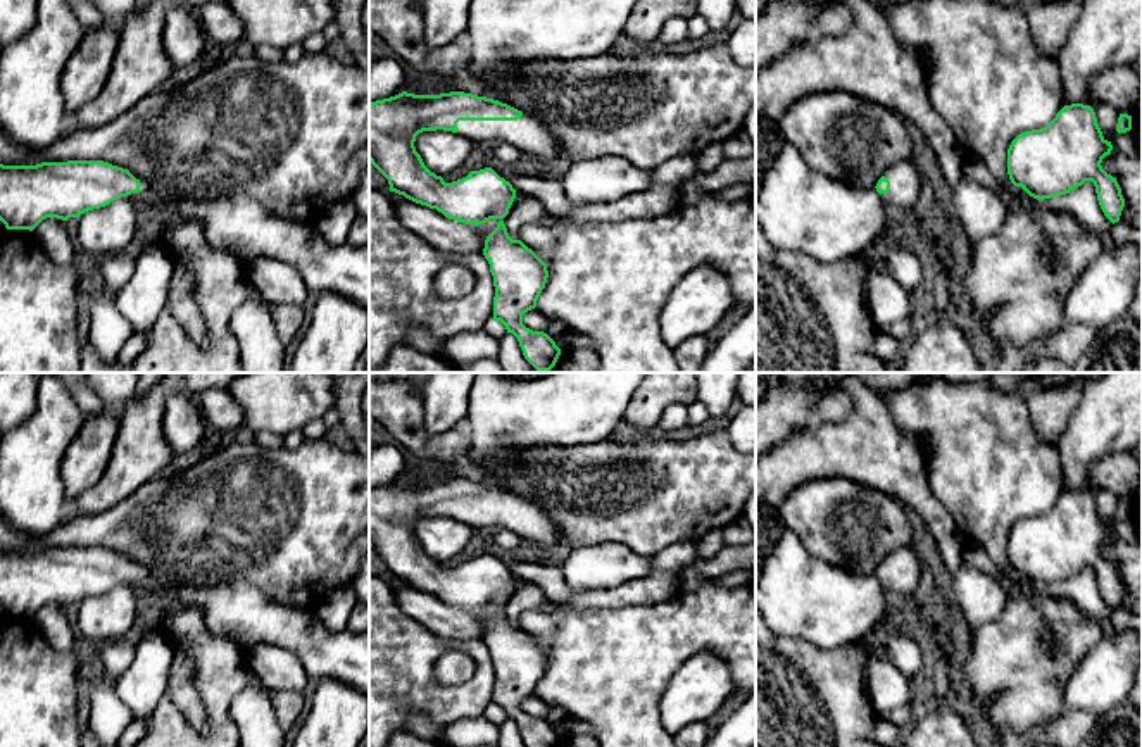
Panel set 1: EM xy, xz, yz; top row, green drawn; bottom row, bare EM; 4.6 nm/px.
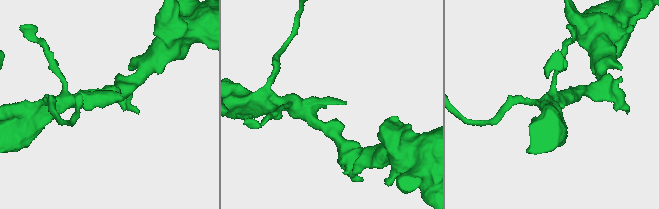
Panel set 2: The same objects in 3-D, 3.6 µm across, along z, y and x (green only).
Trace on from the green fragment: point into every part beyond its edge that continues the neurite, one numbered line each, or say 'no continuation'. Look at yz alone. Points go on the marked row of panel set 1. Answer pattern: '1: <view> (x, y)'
1: yz (904, 178)

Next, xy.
1: xy (238, 225)

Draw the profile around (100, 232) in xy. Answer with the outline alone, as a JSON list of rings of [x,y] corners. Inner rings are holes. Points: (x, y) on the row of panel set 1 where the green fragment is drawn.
[[[128,197],[81,214],[74,233],[79,254],[97,259],[133,247],[136,223],[138,204]]]

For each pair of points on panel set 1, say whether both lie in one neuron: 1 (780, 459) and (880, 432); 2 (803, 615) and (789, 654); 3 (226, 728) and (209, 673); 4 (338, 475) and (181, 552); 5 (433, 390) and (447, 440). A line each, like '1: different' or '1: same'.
1: same
2: different
3: same
4: same
5: different

